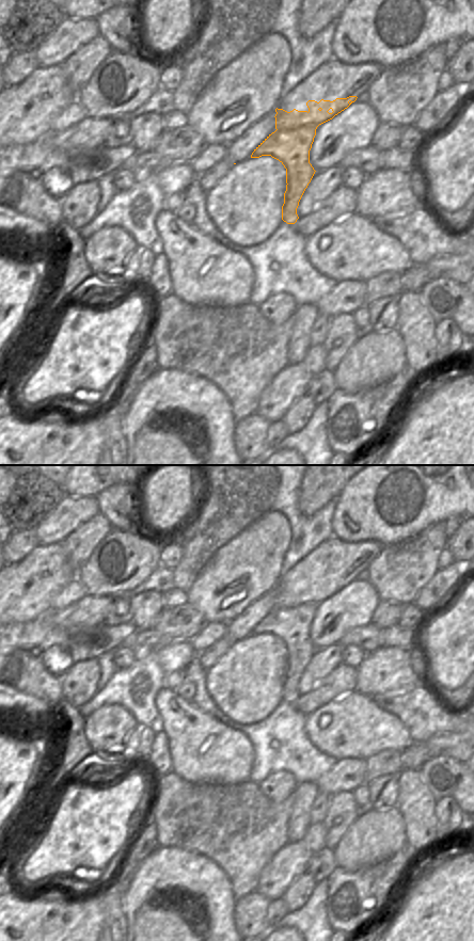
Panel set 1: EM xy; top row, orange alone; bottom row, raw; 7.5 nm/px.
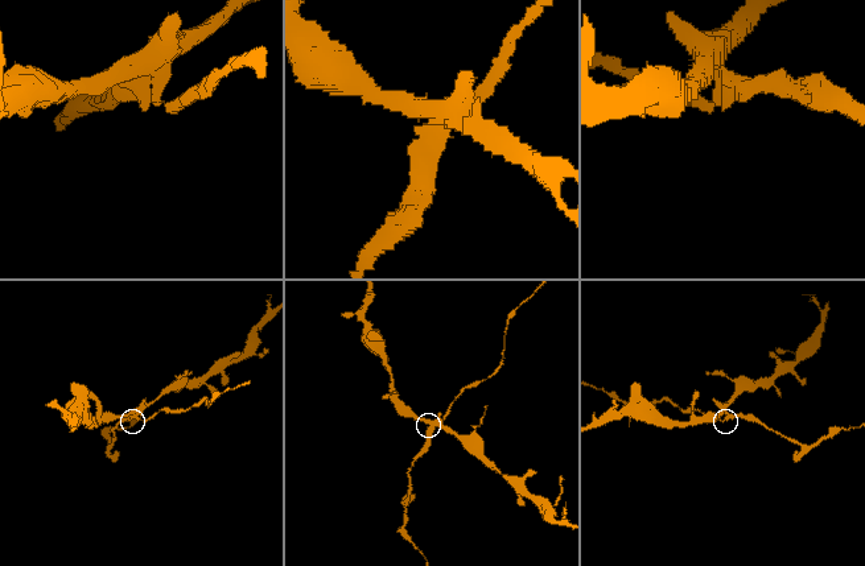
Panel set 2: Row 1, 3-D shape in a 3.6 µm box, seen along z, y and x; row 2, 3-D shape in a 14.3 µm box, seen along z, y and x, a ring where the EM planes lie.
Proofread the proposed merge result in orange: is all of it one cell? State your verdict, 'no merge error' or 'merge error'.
merge error

